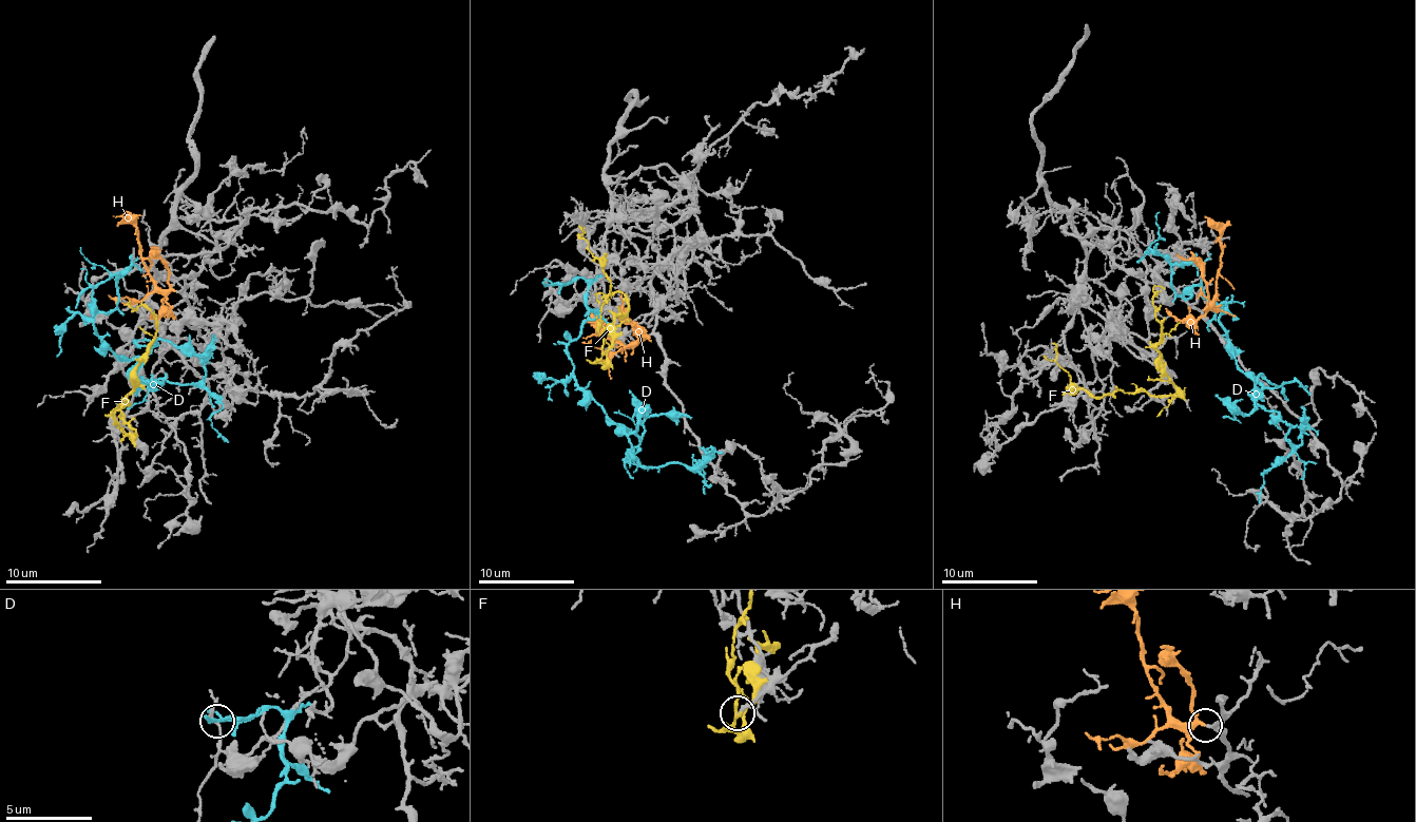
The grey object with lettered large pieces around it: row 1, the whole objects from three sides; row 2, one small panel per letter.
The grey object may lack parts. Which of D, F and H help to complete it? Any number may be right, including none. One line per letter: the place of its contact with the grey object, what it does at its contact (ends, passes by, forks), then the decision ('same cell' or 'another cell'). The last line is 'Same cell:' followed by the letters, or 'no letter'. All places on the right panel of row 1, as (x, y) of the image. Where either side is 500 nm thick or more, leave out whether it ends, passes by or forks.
D: contact (1147, 251); it passes by; another cell
F: contact (1166, 397); it forks; another cell
H: contact (1203, 310); it passes by; same cell
Same cell: H

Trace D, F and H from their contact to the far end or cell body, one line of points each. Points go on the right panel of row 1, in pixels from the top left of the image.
D: (1147, 252), (1174, 293), (1194, 286), (1221, 308), (1256, 402), (1290, 429), (1260, 503)
F: (1165, 396), (1174, 396), (1178, 386), (1164, 371), (1158, 349), (1161, 329), (1154, 288), (1164, 288)
H: (1204, 310), (1214, 299), (1220, 266), (1220, 237), (1227, 220)

